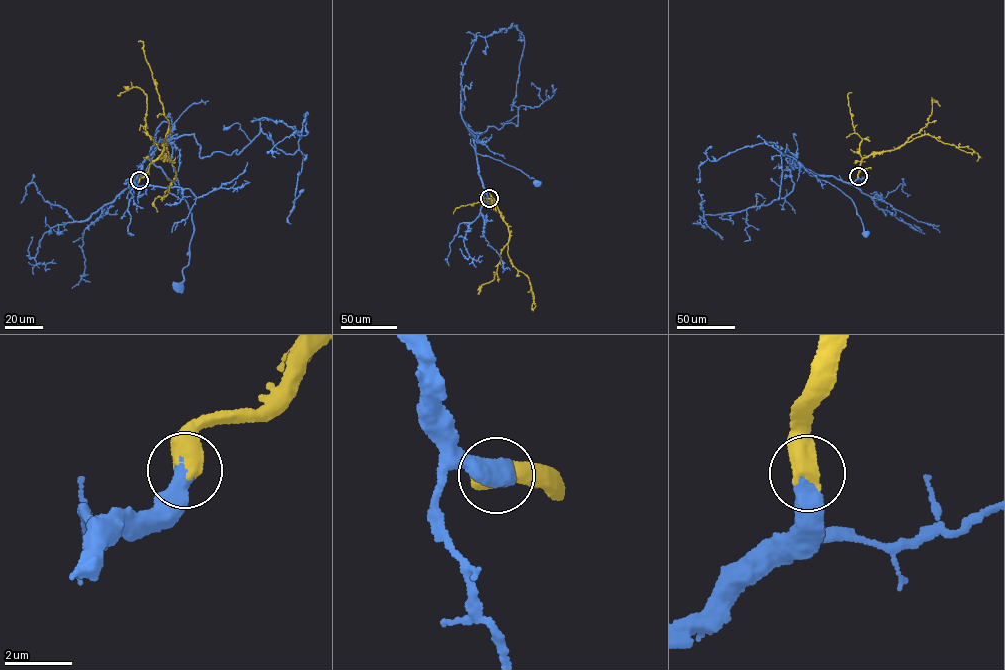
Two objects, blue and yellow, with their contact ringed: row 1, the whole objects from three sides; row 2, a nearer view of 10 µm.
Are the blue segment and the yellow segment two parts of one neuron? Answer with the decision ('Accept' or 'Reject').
Accept

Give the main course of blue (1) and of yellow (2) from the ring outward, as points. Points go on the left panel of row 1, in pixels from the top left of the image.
1: (138, 180), (132, 185), (168, 122), (149, 158), (191, 215), (179, 286)
2: (138, 180), (158, 158), (169, 160), (162, 150), (166, 148), (176, 175), (166, 195), (155, 198), (158, 211)

